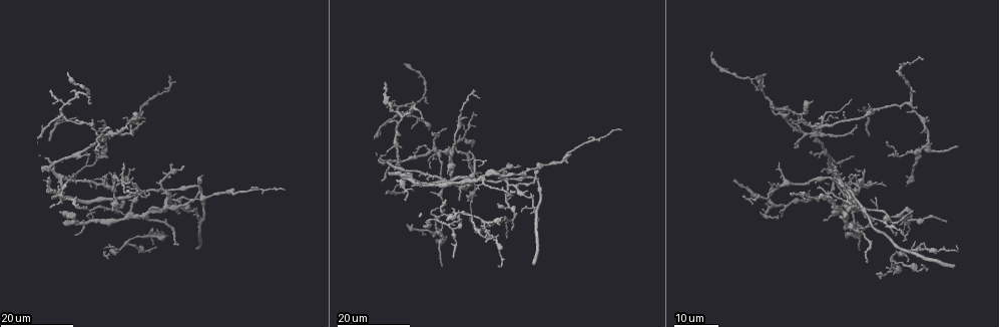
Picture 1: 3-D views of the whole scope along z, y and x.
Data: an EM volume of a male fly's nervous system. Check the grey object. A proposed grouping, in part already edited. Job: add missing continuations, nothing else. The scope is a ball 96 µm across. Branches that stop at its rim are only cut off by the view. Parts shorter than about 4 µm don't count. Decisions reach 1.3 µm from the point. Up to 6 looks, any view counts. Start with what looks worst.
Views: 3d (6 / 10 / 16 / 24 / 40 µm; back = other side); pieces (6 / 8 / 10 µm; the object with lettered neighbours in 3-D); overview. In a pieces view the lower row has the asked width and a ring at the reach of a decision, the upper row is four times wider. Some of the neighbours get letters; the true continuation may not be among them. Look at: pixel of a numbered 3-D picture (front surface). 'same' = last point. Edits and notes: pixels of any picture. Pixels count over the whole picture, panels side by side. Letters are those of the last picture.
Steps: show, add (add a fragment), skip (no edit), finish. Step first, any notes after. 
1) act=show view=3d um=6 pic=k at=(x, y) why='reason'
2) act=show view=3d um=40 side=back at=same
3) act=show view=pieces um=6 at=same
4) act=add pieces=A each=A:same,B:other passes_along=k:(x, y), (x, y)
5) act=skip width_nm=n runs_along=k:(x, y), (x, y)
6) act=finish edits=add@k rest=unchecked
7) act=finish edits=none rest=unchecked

act=show view=3d um=24 pic=1 at=(856, 127) why='an open end'

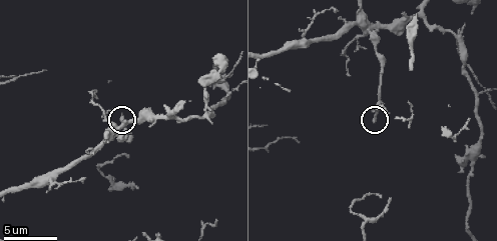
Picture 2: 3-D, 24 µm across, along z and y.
act=show view=pieces um=10 pic=2 at=(122, 116)

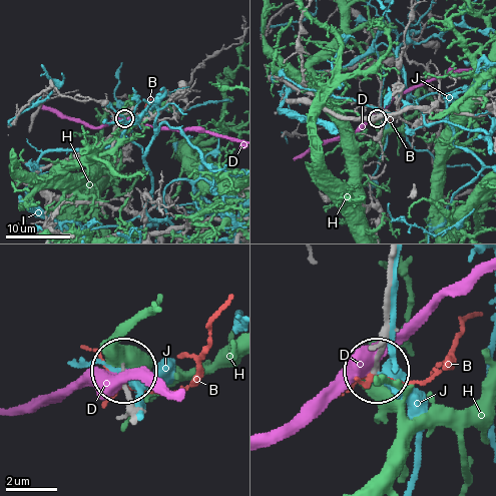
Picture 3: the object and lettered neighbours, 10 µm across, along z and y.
act=skip width_nm=200 each=B:other,D:other,H:other,J:other found='no lettered fragment goes on from it'

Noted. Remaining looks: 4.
act=show view=3d um=16 pic=1 at=(111, 126) why='branch stops here'

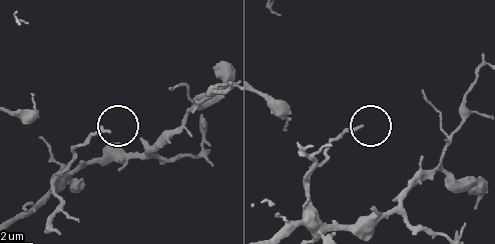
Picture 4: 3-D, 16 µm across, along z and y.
act=show view=pieces um=8 pic=4 at=(107, 129)

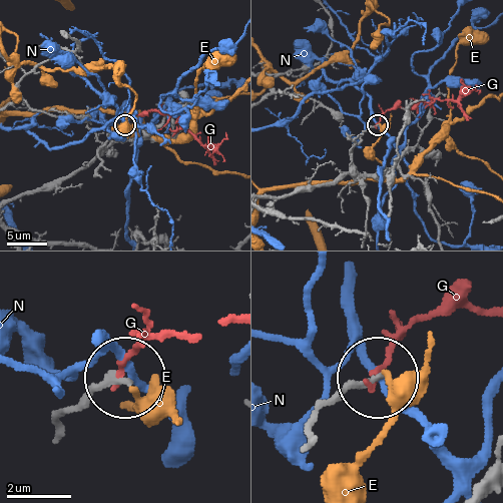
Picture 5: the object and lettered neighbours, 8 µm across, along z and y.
act=skip width_nm=200 each=E:other,G:other,N:other runs_along=5:(56, 425), (124, 379) found='none of them fits'

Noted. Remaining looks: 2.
act=show view=3d um=16 pic=1 at=(520, 167) why='free end'

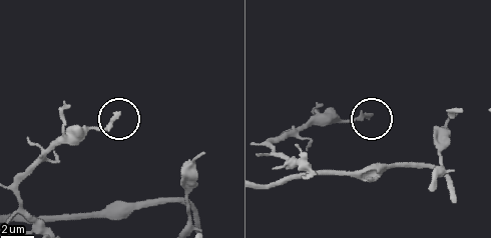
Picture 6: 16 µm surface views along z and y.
act=show view=pieces um=10 pic=6 at=(118, 114)

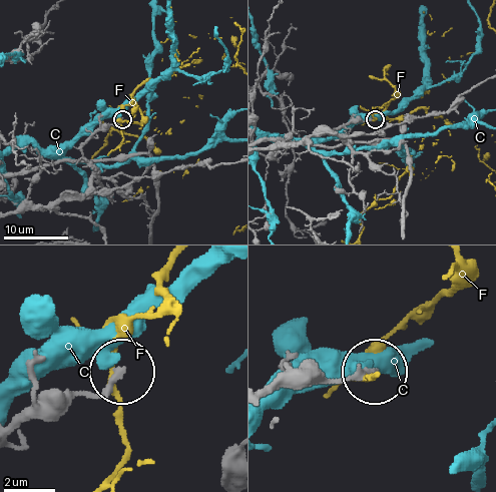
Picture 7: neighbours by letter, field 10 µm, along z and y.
act=skip each=C:other,F:other runs_along=7:(14, 431), (98, 394), (121, 373) found='none of them fits'

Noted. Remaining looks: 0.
act=finish edits=none rest=unchecked

